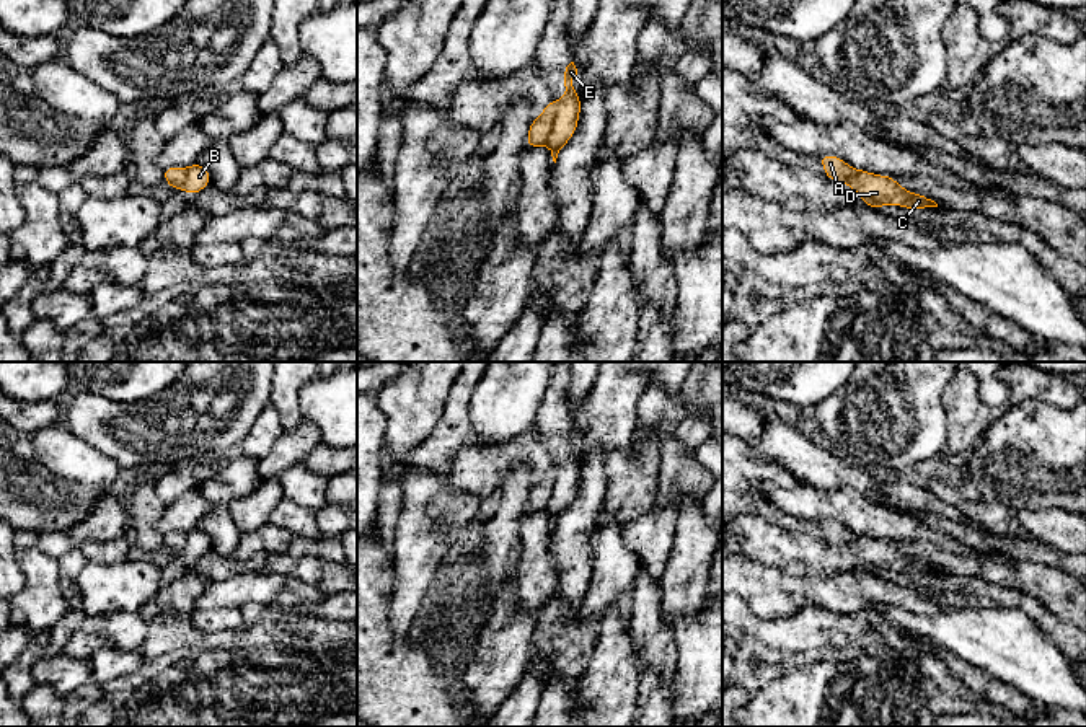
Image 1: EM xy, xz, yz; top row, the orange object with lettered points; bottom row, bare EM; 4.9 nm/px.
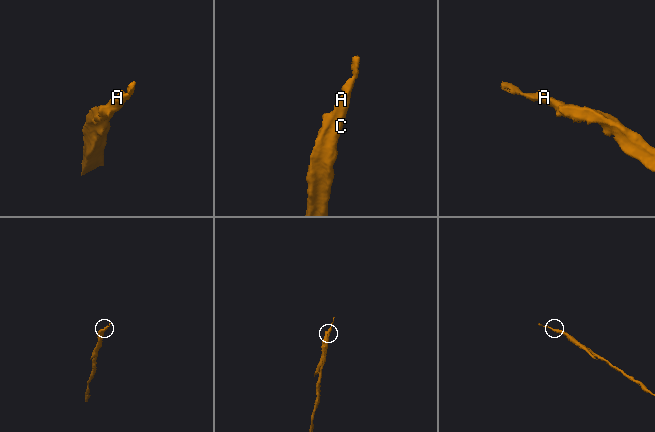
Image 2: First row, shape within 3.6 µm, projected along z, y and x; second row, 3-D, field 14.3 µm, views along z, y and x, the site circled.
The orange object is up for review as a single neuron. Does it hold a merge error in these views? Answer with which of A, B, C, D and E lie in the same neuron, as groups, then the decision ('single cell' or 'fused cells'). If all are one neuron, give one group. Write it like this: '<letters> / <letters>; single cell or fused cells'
A / B C D E; fused cells

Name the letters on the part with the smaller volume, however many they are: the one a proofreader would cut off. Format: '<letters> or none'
A

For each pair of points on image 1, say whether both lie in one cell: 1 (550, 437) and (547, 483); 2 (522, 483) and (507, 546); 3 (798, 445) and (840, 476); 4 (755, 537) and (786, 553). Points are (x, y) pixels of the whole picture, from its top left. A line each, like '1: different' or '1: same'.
1: different
2: same
3: same
4: same

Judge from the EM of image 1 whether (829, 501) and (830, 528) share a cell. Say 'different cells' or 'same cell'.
different cells

